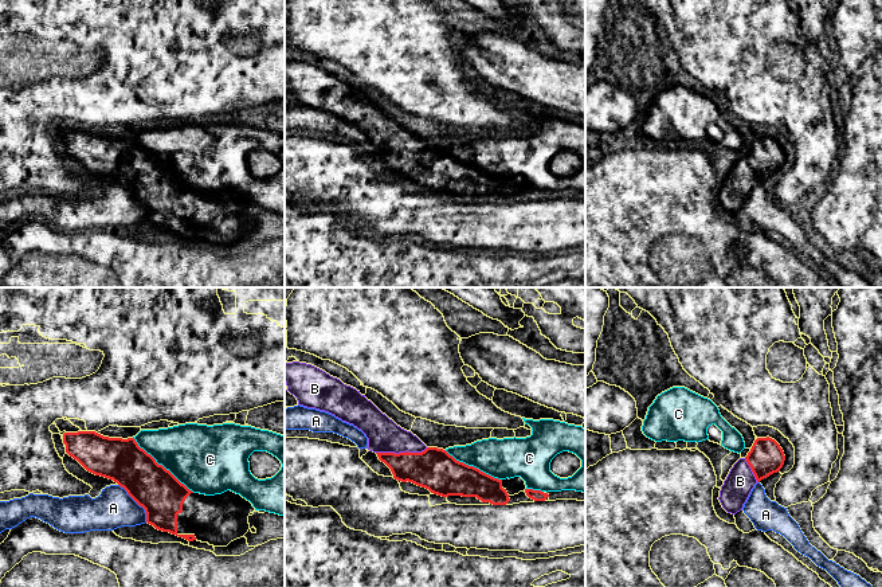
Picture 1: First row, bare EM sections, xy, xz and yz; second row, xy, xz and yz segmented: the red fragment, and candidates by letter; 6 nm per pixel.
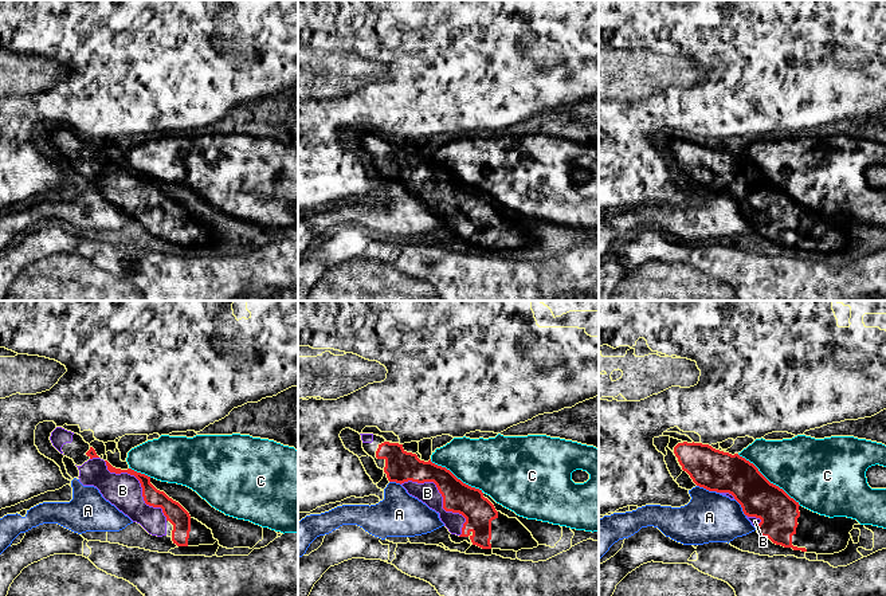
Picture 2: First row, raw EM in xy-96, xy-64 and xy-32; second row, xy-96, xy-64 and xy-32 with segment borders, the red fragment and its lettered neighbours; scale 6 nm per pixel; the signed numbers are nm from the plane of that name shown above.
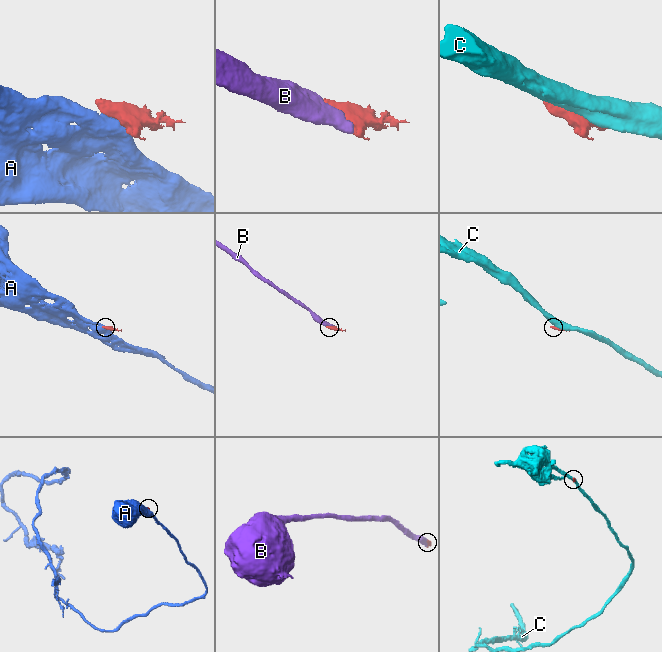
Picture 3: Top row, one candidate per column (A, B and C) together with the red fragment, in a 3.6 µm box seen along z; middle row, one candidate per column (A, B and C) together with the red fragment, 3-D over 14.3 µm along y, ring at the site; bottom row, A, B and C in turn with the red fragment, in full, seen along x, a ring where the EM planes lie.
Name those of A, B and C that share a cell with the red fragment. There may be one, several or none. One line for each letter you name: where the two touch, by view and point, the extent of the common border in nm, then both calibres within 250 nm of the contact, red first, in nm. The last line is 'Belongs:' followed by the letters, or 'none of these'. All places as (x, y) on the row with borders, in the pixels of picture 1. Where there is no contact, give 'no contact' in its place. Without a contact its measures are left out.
B: contact xz (402, 453); length 320 nm; calibres 260 and 200 nm
Belongs: B

